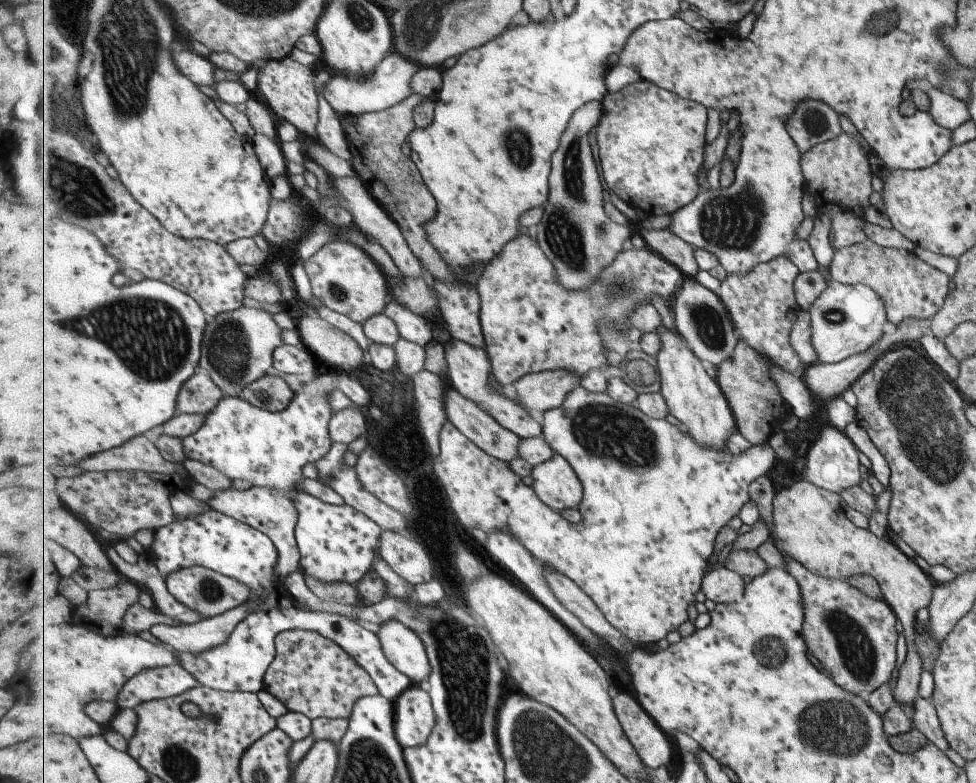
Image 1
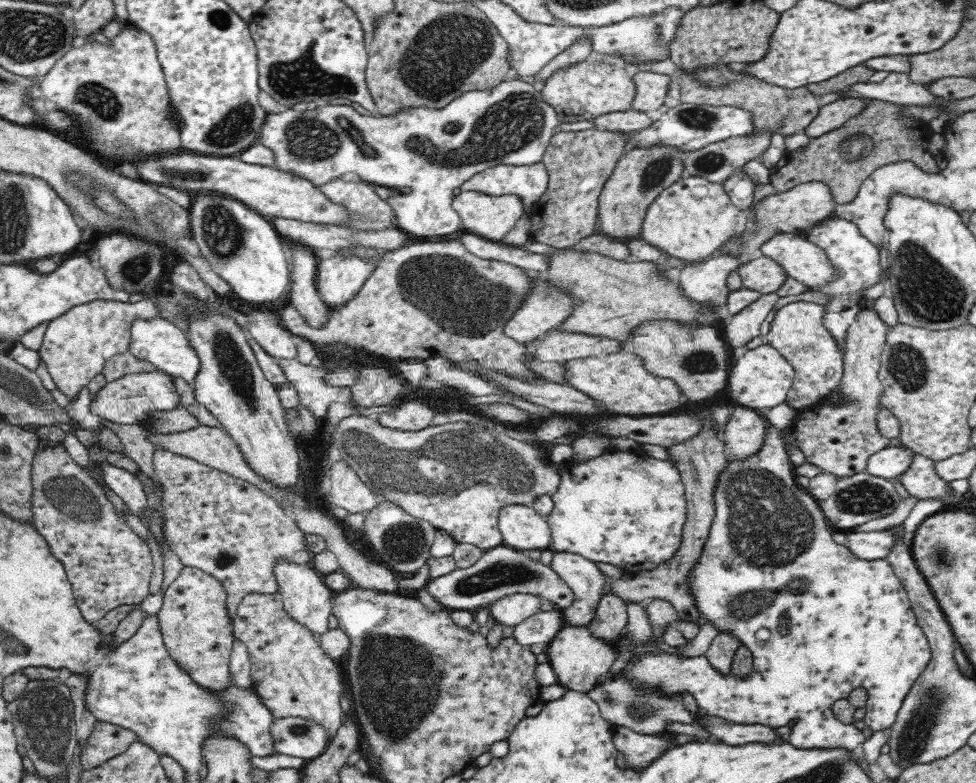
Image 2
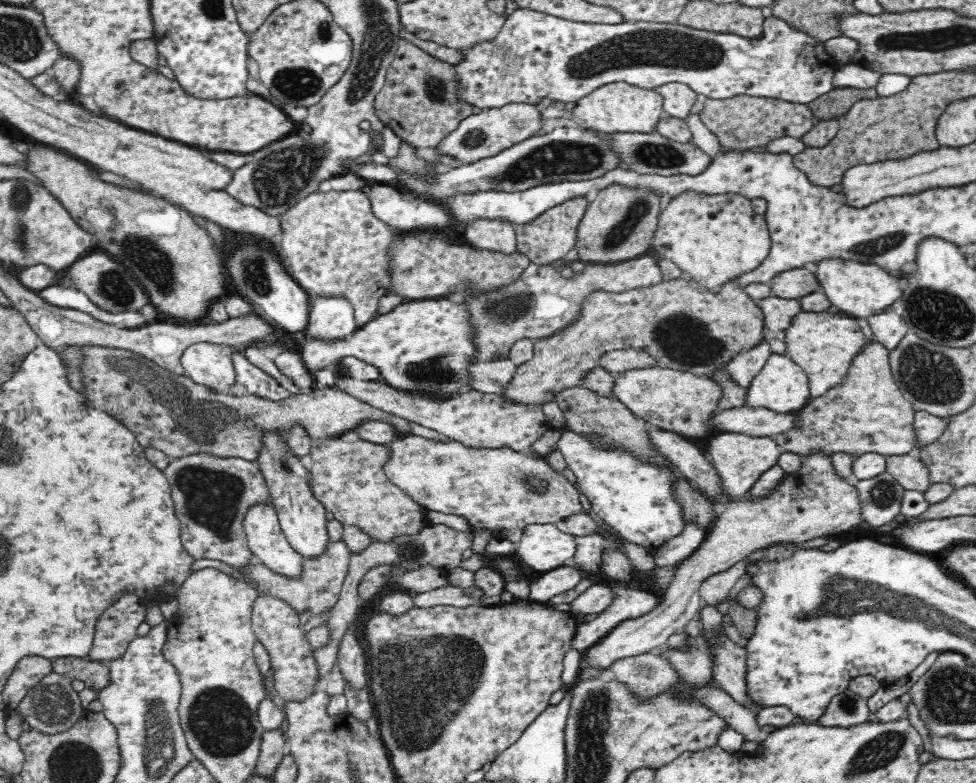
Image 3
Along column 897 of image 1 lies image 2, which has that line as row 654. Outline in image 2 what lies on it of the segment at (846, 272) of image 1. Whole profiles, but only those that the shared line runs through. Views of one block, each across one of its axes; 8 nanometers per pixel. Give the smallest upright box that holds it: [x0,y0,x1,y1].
[233,592,343,741]

